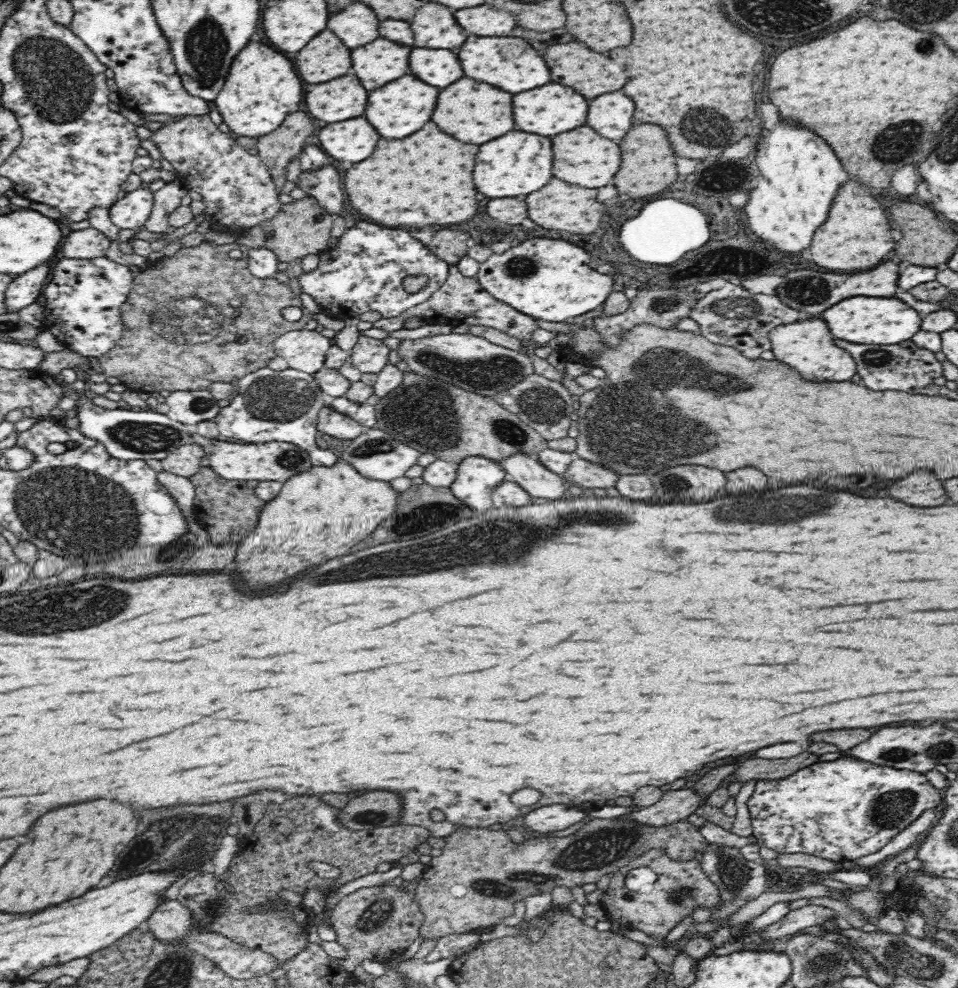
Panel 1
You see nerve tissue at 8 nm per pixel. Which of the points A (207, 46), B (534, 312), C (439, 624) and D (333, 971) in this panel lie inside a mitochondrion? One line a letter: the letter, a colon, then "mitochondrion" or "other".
A: mitochondrion
B: other
C: other
D: other

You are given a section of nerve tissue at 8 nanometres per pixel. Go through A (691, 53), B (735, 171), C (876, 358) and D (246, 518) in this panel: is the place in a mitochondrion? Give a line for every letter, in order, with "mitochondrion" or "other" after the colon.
A: other
B: other
C: mitochondrion
D: other

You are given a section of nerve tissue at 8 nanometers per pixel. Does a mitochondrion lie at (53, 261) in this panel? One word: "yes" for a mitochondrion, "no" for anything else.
no

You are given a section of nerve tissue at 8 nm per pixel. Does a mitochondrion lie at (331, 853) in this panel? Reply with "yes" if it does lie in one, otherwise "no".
no

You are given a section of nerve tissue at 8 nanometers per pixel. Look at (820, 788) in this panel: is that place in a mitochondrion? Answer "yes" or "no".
no

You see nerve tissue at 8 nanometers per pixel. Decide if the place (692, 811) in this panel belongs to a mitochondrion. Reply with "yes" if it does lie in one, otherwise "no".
no

